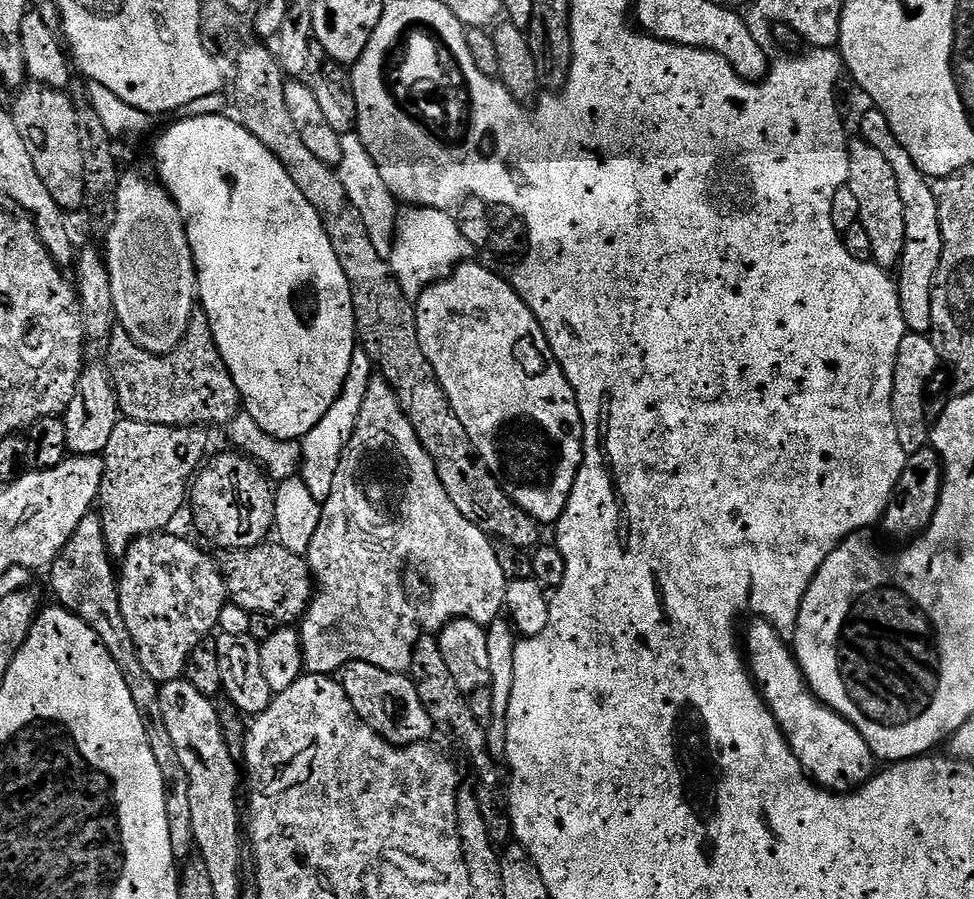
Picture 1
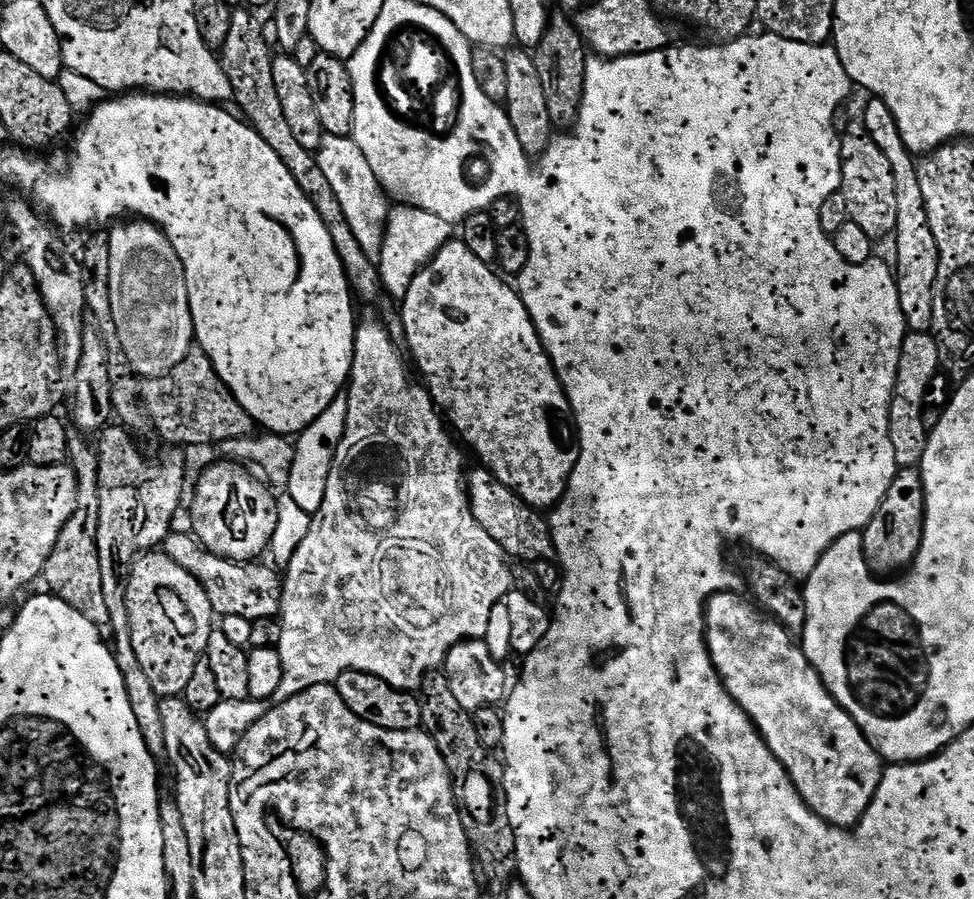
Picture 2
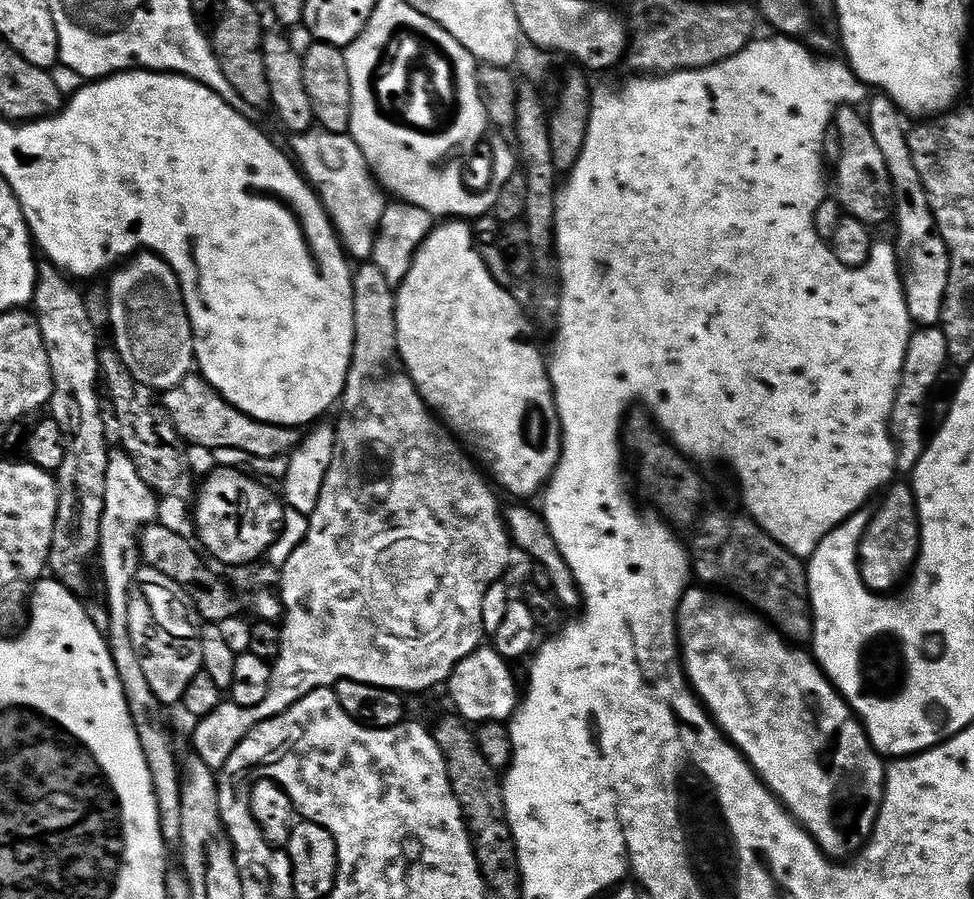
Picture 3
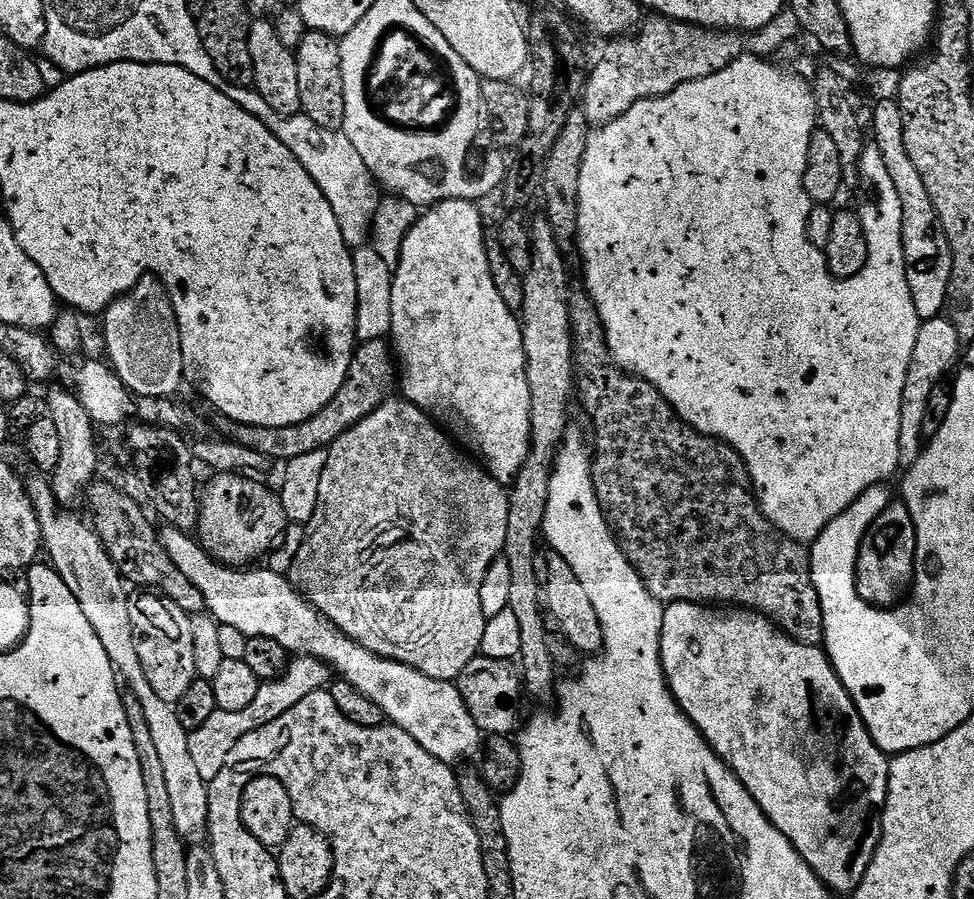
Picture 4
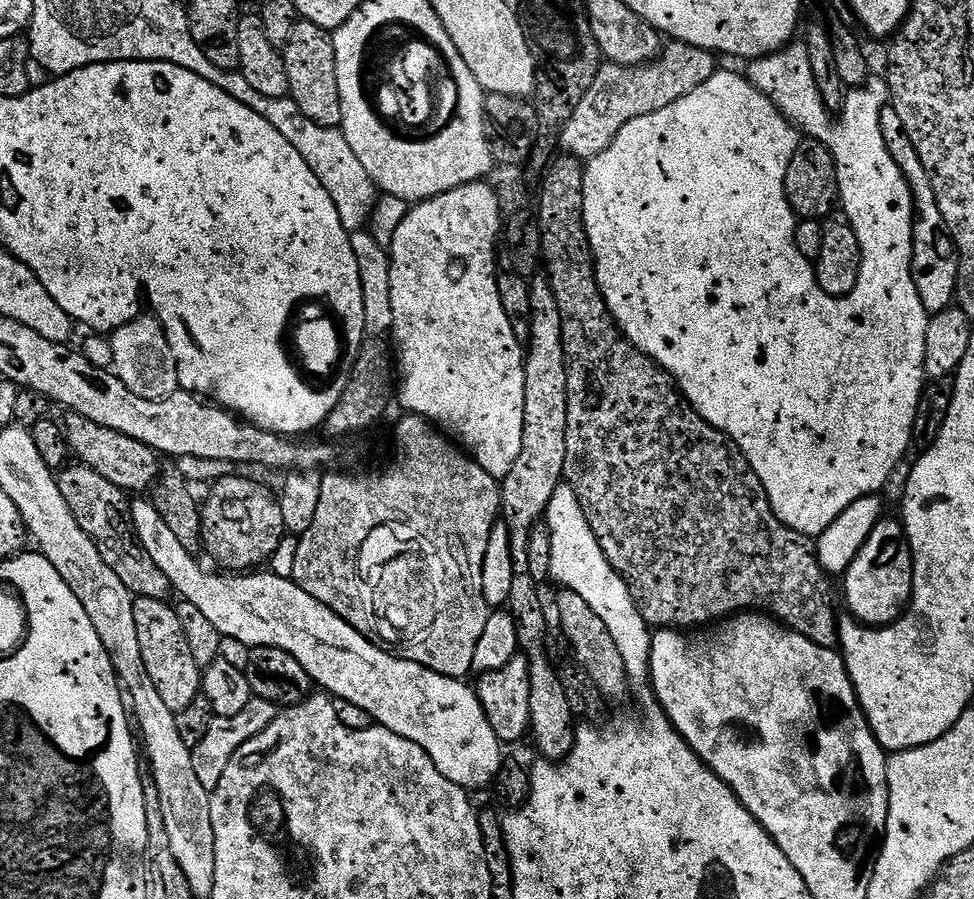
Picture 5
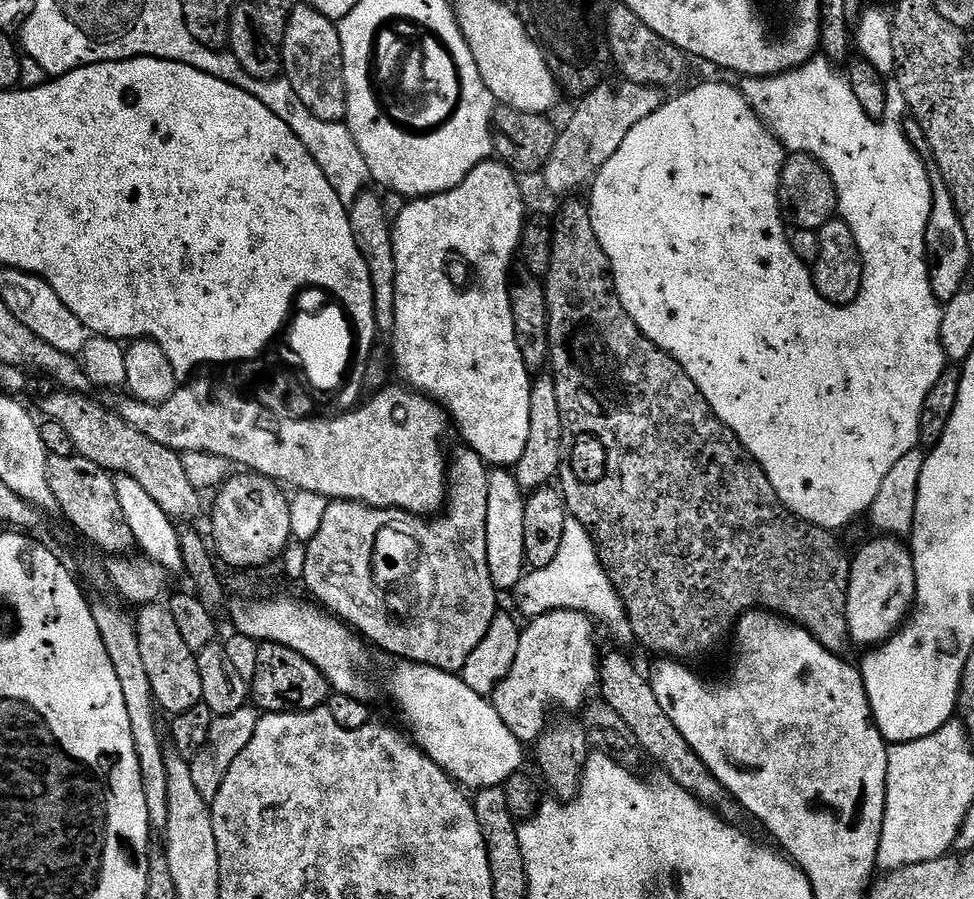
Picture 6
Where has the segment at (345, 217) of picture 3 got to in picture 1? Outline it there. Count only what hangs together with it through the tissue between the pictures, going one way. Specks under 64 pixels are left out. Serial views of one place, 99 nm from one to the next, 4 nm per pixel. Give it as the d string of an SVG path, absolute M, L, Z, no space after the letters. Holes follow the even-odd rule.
M355 131L346 132L341 135L340 141L342 142L342 162L338 165L338 175L348 195L349 205L354 210L358 210L366 226L366 234L378 255L385 258L391 257L392 242L396 239L397 197L388 189L386 182L382 182L382 174L360 135Z

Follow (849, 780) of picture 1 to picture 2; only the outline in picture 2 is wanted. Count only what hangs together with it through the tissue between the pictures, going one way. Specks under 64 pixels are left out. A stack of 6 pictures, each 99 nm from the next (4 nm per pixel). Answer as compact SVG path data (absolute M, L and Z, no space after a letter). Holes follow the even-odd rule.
M736 590L708 597L704 609L704 631L716 673L724 681L724 689L732 695L734 702L738 702L740 709L752 719L752 725L762 734L774 758L782 762L808 809L827 824L851 830L866 814L884 777L885 765L854 718L850 718L847 710L828 693L822 678L806 658L803 647L792 641L795 640L793 633L779 620L761 611L751 599L748 600L743 600Z

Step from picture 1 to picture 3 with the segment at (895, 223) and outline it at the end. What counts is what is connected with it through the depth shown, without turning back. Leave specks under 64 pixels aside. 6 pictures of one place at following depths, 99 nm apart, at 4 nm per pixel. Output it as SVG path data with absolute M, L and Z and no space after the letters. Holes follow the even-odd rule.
M845 106L836 109L834 123L841 138L841 152L836 164L835 199L840 201L841 209L849 217L861 220L867 226L880 224L889 219L893 207L892 179L886 166L886 158L882 158L882 150L878 150L878 142L870 130L865 113L856 106Z

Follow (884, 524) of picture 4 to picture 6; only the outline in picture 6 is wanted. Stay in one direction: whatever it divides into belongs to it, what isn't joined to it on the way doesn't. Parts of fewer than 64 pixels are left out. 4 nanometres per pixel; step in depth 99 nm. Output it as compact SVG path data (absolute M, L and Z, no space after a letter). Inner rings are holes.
M876 538L860 553L851 557L852 569L848 579L848 634L853 645L868 644L879 646L891 636L895 636L911 613L916 599L916 563L912 560L911 551L904 548L899 539Z

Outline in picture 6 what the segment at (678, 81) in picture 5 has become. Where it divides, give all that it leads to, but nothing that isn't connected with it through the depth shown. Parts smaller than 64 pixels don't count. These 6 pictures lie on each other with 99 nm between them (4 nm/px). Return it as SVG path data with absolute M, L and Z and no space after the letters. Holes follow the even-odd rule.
M620 82L616 89L601 86L588 93L579 101L576 113L568 120L565 128L559 129L554 150L544 164L542 177L544 184L559 198L568 198L580 187L591 185L596 175L614 158L614 150L622 146L626 134L642 122L642 118L650 118L654 110L664 105L666 96L661 89L644 88L641 84Z

